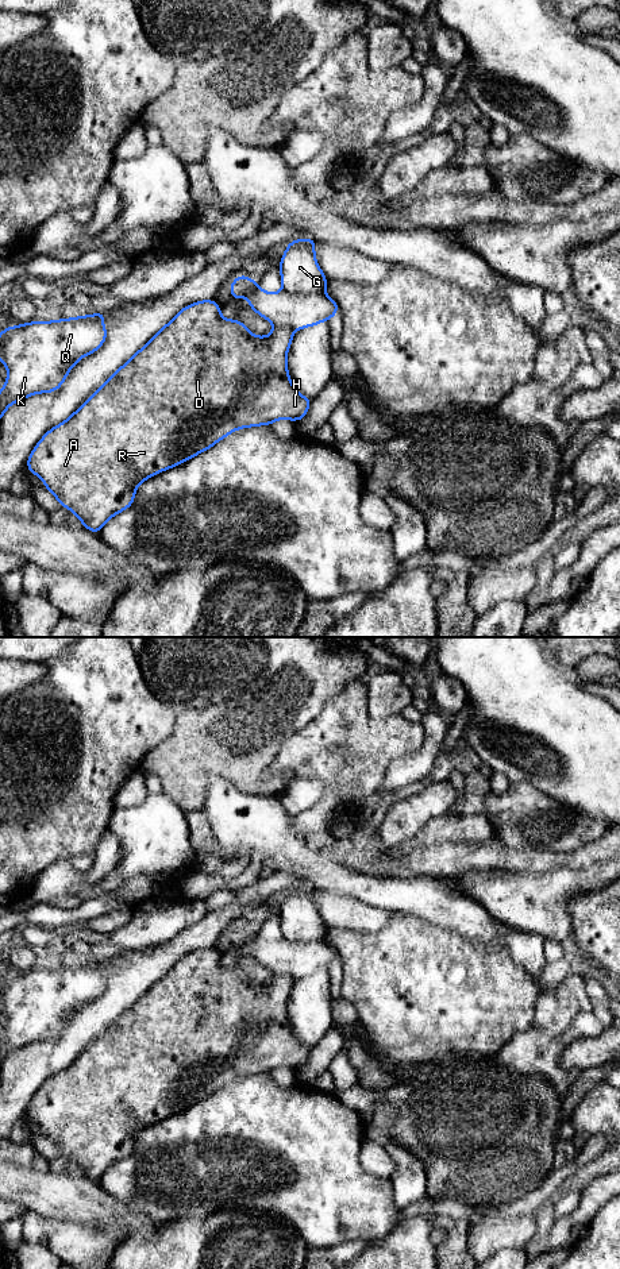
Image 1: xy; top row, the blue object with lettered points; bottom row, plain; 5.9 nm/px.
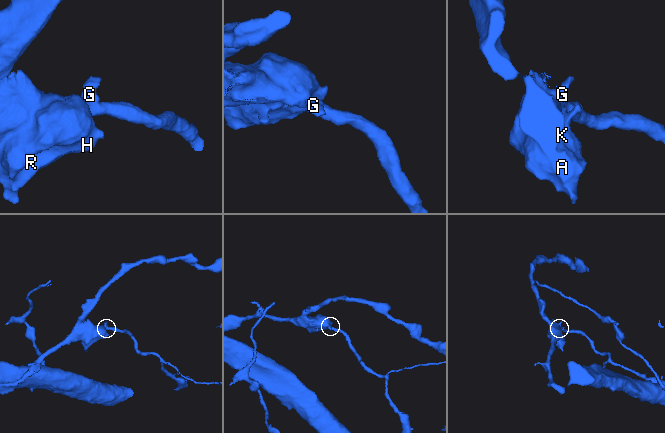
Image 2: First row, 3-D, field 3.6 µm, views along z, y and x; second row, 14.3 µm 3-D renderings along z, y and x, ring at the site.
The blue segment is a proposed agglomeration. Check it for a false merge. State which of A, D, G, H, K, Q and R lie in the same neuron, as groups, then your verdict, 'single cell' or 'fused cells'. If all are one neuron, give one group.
A D G H R / K Q | fused cells

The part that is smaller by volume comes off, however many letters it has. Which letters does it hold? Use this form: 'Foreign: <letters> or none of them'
Foreign: A, D, G, H, R

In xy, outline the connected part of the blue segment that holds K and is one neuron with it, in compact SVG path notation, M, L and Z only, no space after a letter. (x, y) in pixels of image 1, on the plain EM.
M107 960L77 964L74 967L59 967L55 969L31 969L27 972L18 972L15 976L8 973L0 980L0 1010L7 1014L8 1025L4 1035L0 1038L0 1068L9 1053L16 1049L38 1041L53 1041L58 1038L70 1017L84 1004L93 1002L107 988L107 976L103 967Z

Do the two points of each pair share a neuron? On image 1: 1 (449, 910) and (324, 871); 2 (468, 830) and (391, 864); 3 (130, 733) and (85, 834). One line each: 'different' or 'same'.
1: same
2: same
3: same

